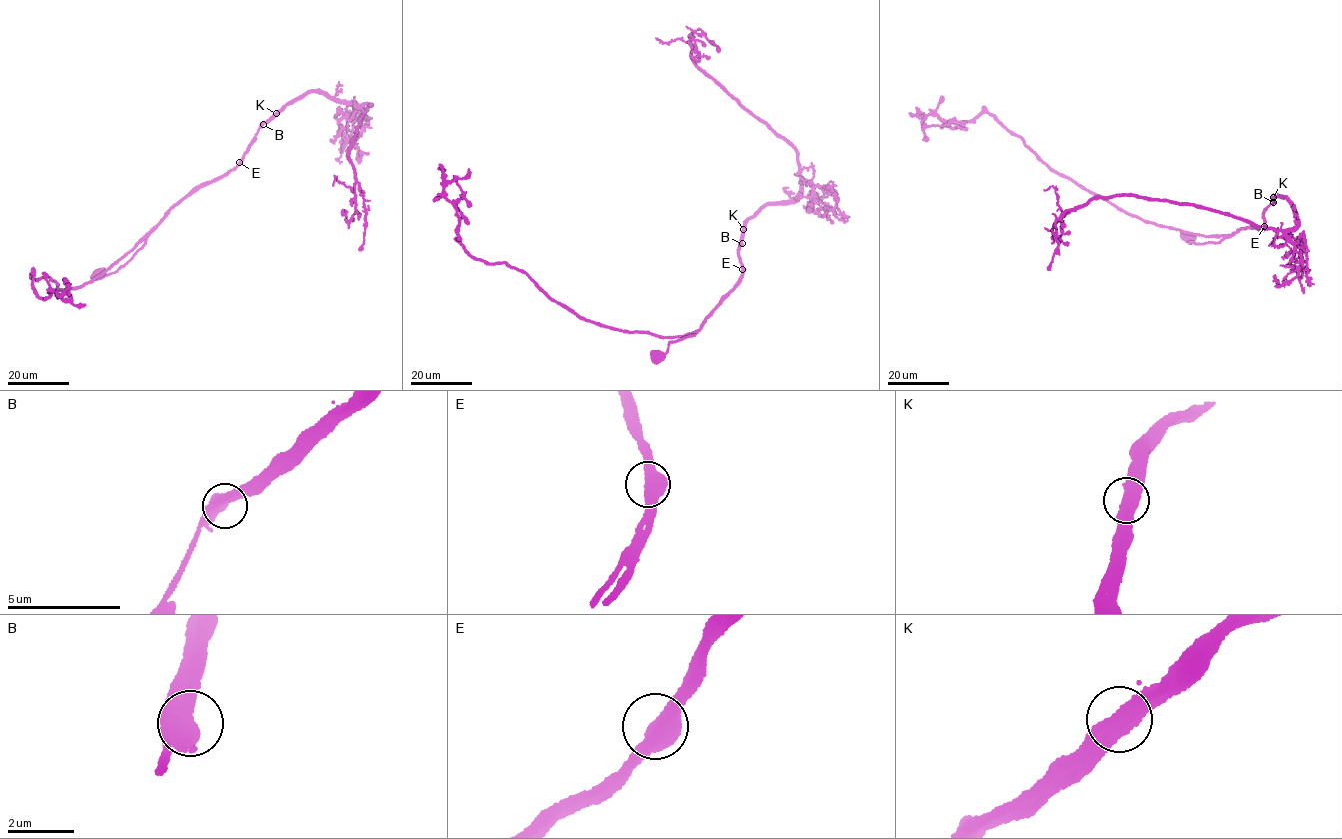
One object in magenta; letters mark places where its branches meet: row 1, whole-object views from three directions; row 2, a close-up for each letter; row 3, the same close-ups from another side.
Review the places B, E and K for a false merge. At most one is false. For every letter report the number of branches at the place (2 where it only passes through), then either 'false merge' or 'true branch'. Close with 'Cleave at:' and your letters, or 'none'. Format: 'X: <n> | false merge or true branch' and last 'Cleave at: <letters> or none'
B: 2 | true branch
E: 2 | true branch
K: 2 | true branch
Cleave at: none

